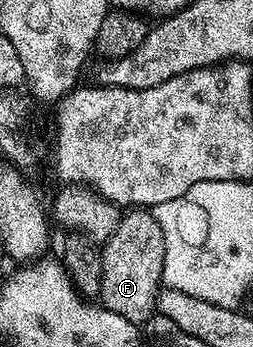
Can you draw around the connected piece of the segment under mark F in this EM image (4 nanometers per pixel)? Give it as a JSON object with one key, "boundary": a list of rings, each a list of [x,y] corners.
{"boundary":[[[134,207],[123,212],[116,229],[100,249],[102,256],[102,289],[100,303],[108,311],[122,315],[141,327],[155,312],[156,296],[162,285],[164,241],[160,223],[146,207]]]}

